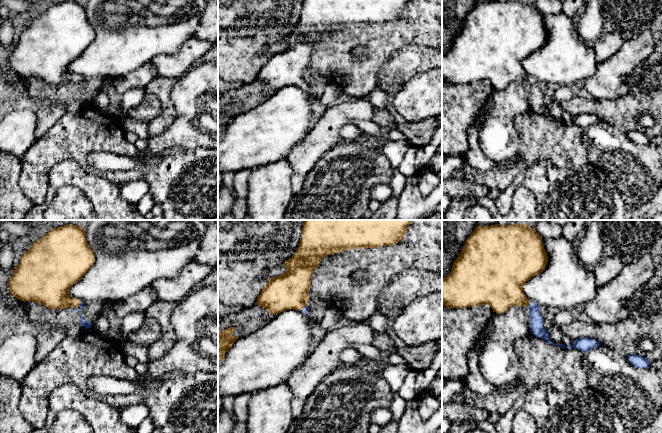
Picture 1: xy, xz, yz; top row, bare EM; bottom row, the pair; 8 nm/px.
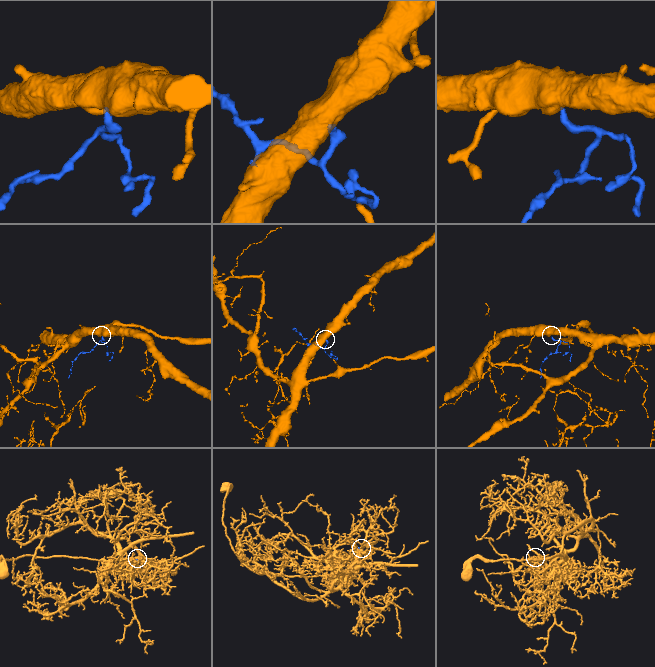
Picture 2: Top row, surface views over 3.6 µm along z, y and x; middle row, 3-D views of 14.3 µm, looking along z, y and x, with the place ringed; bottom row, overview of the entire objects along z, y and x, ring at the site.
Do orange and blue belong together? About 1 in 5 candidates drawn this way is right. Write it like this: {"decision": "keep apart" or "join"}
{"decision": "join"}

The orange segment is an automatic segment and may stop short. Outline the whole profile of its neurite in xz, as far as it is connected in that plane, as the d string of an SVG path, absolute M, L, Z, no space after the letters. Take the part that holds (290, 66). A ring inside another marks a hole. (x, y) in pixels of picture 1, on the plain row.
M303 0L299 23L295 30L284 38L287 47L270 54L264 61L255 81L262 82L270 90L285 86L301 86L309 89L307 78L313 48L322 34L347 25L377 24L394 21L403 15L410 0Z

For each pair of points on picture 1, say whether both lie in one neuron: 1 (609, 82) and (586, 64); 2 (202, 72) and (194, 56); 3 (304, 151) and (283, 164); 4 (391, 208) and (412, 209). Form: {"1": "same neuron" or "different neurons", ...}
{"1": "different neurons", "2": "different neurons", "3": "different neurons", "4": "different neurons"}

